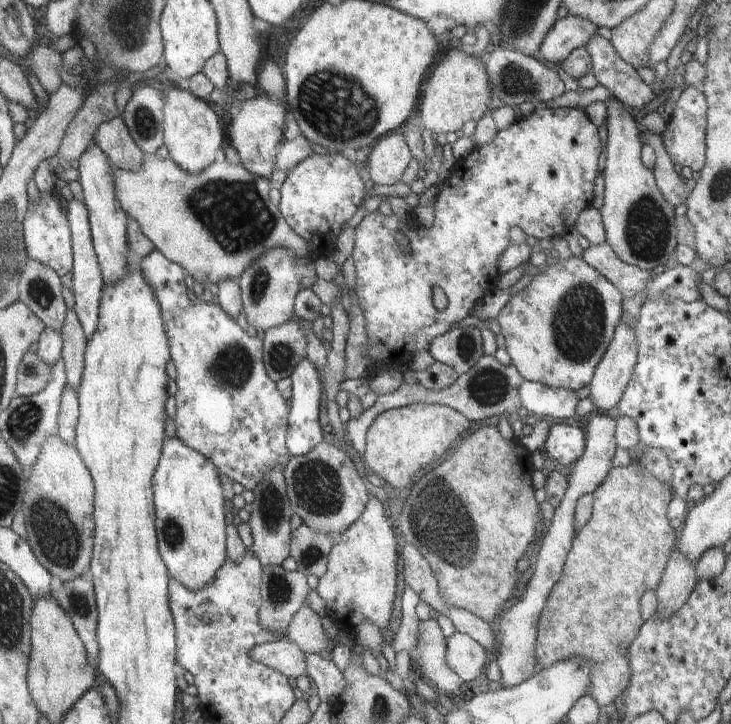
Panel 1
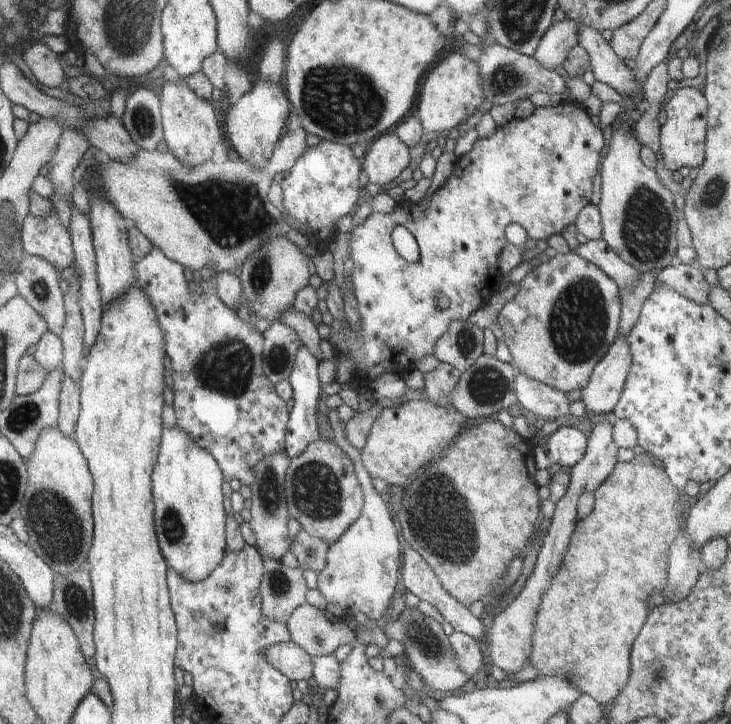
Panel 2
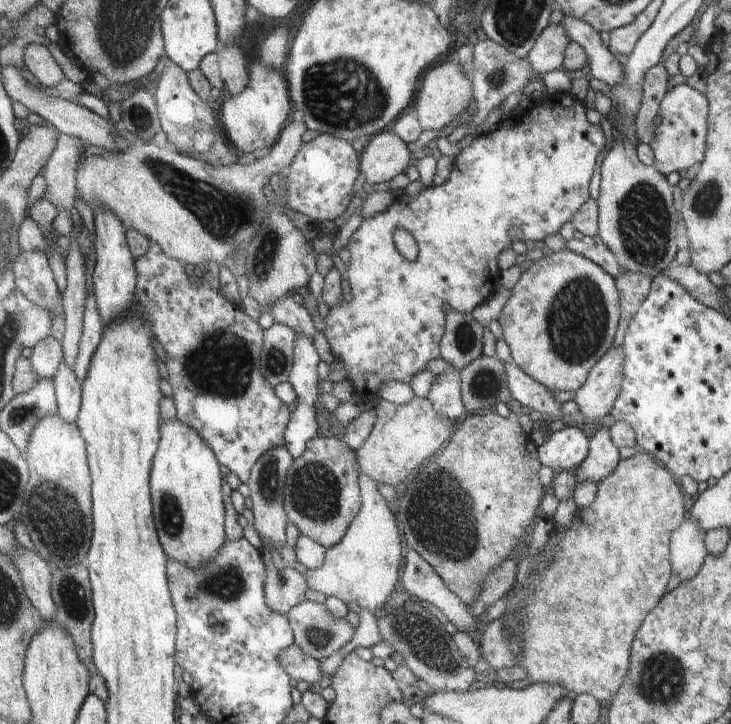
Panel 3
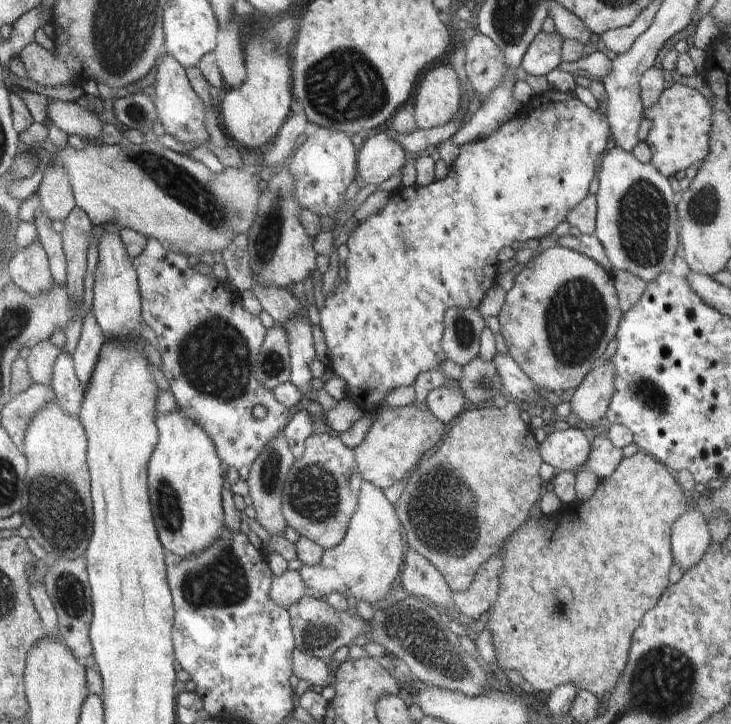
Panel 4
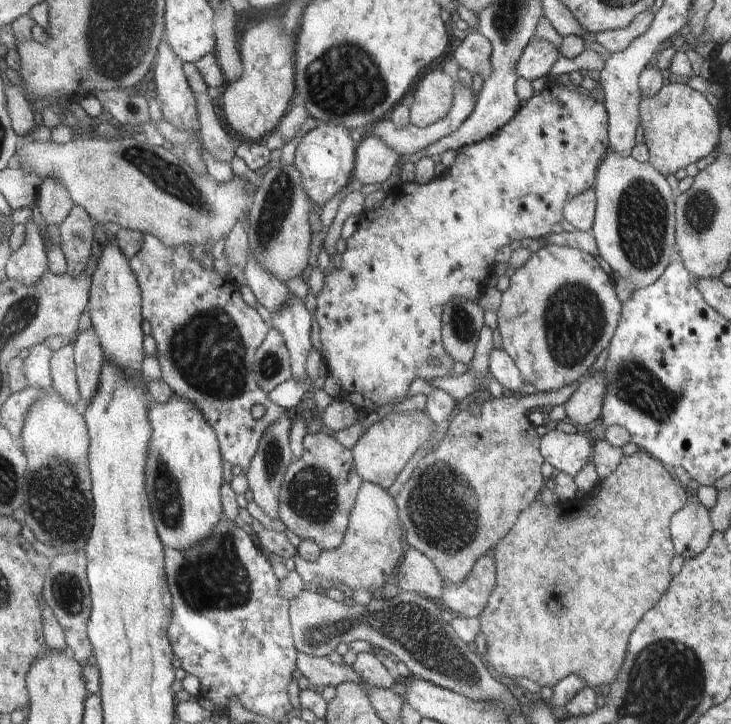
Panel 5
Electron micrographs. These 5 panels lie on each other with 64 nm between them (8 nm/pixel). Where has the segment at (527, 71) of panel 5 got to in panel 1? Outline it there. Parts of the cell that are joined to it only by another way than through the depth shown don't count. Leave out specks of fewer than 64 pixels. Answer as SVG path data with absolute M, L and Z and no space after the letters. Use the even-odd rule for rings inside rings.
M568 15L558 19L544 37L537 57L543 62L560 64L573 50L584 47L598 27L581 16Z

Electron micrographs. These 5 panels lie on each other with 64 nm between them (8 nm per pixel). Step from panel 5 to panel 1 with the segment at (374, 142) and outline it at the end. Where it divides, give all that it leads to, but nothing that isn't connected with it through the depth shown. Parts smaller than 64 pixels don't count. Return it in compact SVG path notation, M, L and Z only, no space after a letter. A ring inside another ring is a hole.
M400 131L381 136L372 146L364 165L376 185L395 185L412 160L410 149Z

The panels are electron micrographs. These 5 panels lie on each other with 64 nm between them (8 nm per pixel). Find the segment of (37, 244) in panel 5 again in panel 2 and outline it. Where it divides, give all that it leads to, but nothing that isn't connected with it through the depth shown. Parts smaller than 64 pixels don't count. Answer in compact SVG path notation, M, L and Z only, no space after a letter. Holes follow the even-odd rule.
M25 254L15 280L18 296L41 314L48 330L58 336L65 323L65 300L59 278L60 273L43 258Z

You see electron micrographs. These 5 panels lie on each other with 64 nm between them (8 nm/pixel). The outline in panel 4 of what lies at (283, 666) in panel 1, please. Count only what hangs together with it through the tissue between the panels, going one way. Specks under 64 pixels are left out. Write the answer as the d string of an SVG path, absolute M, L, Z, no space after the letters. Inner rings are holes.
M295 648L291 652L290 662L294 676L306 680L312 686L326 687L334 682L330 677L328 661L325 659L317 659Z

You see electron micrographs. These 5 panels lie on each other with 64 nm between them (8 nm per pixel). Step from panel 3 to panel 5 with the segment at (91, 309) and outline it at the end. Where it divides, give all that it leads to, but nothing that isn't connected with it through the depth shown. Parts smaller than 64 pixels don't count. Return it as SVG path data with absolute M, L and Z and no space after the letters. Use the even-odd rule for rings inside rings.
M92 327L79 332L73 344L73 353L75 373L81 394L81 408L89 403L97 387L99 372L105 359L100 339Z

